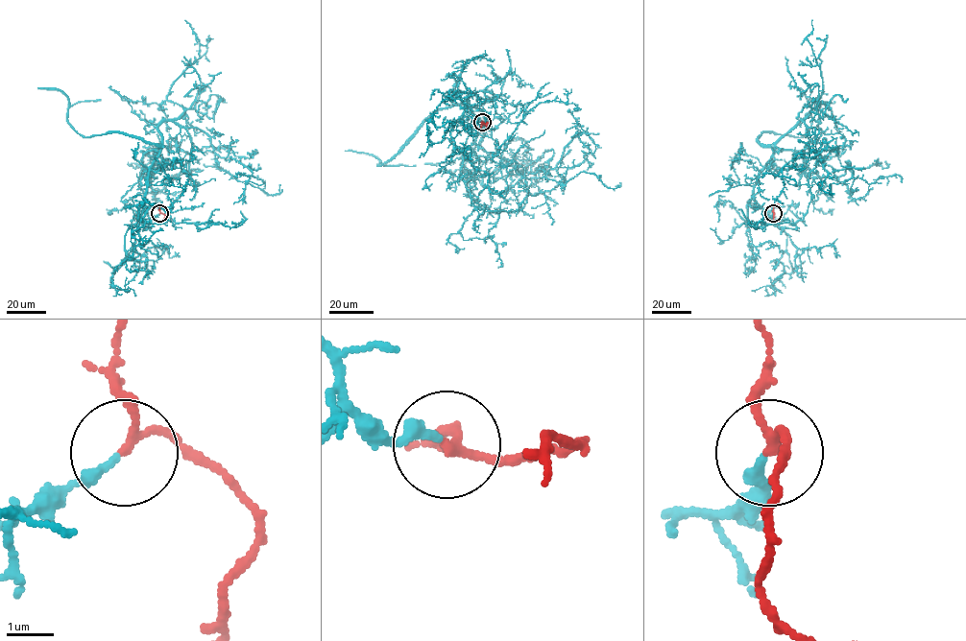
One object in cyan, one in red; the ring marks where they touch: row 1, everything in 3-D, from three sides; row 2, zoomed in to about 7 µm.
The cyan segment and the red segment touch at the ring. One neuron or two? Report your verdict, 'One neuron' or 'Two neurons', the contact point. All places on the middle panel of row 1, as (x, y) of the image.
One neuron. Place: (482, 122)

